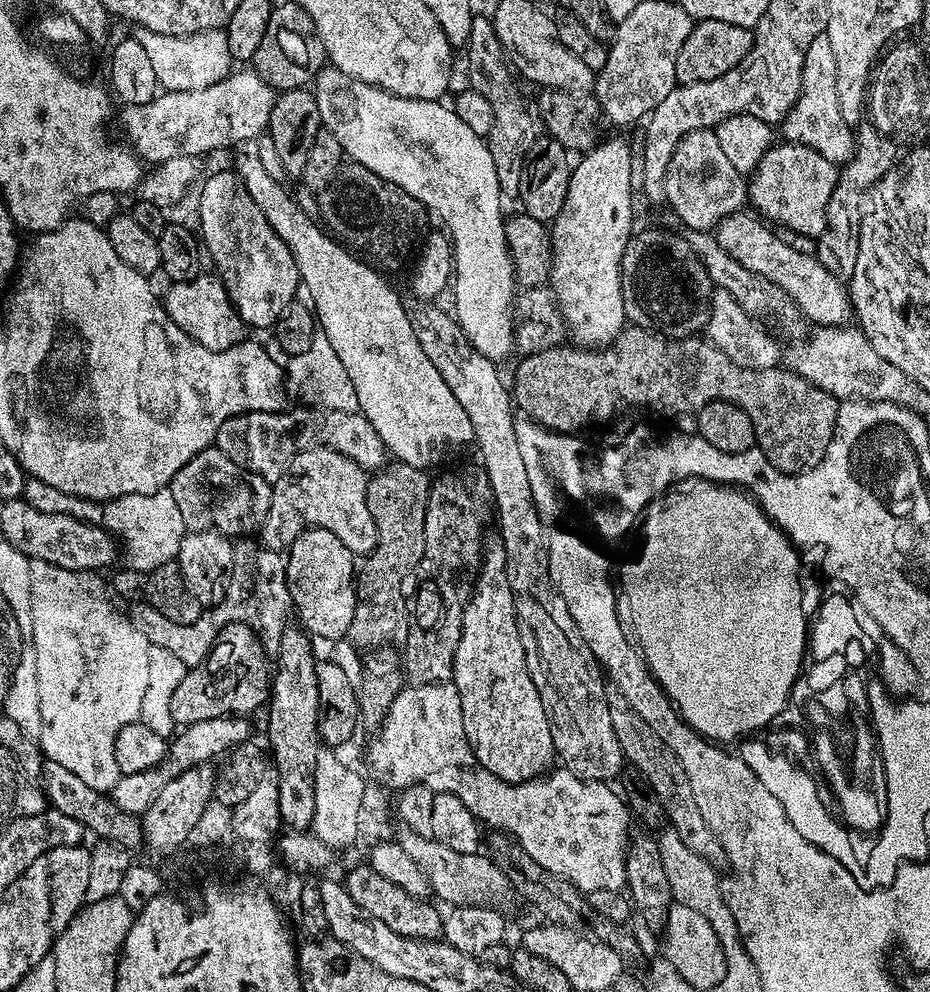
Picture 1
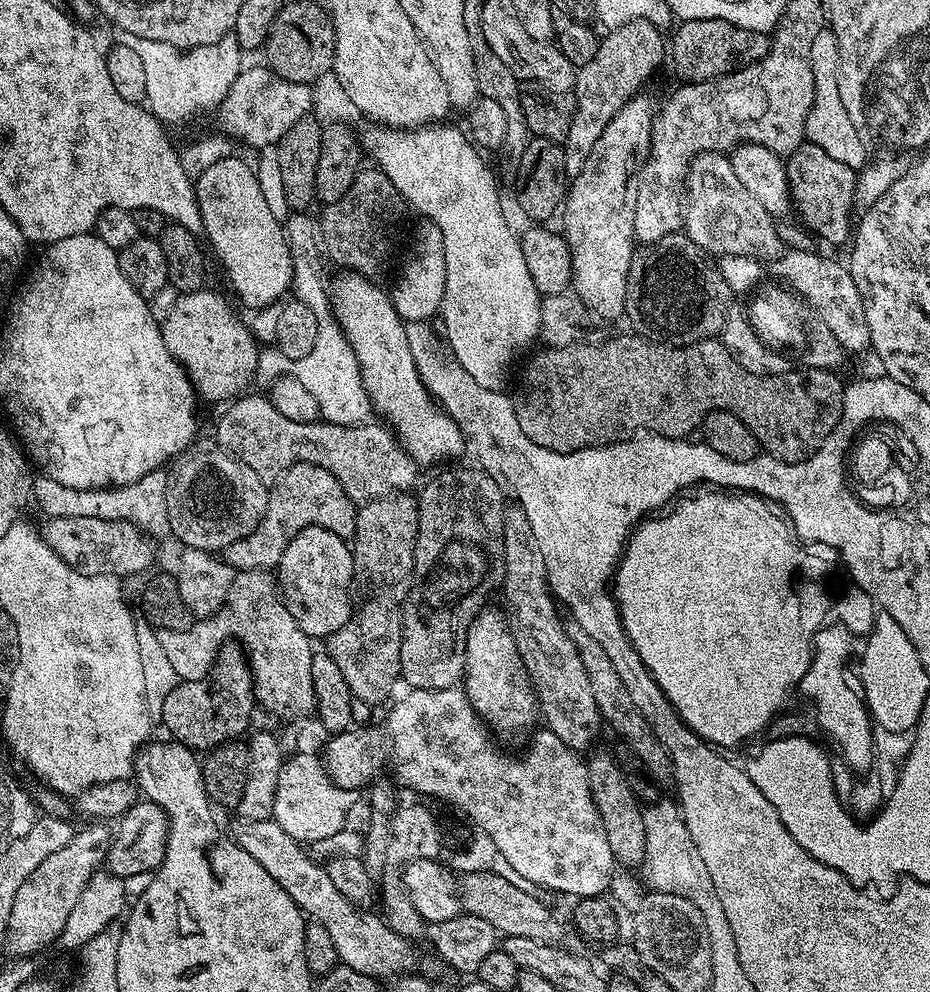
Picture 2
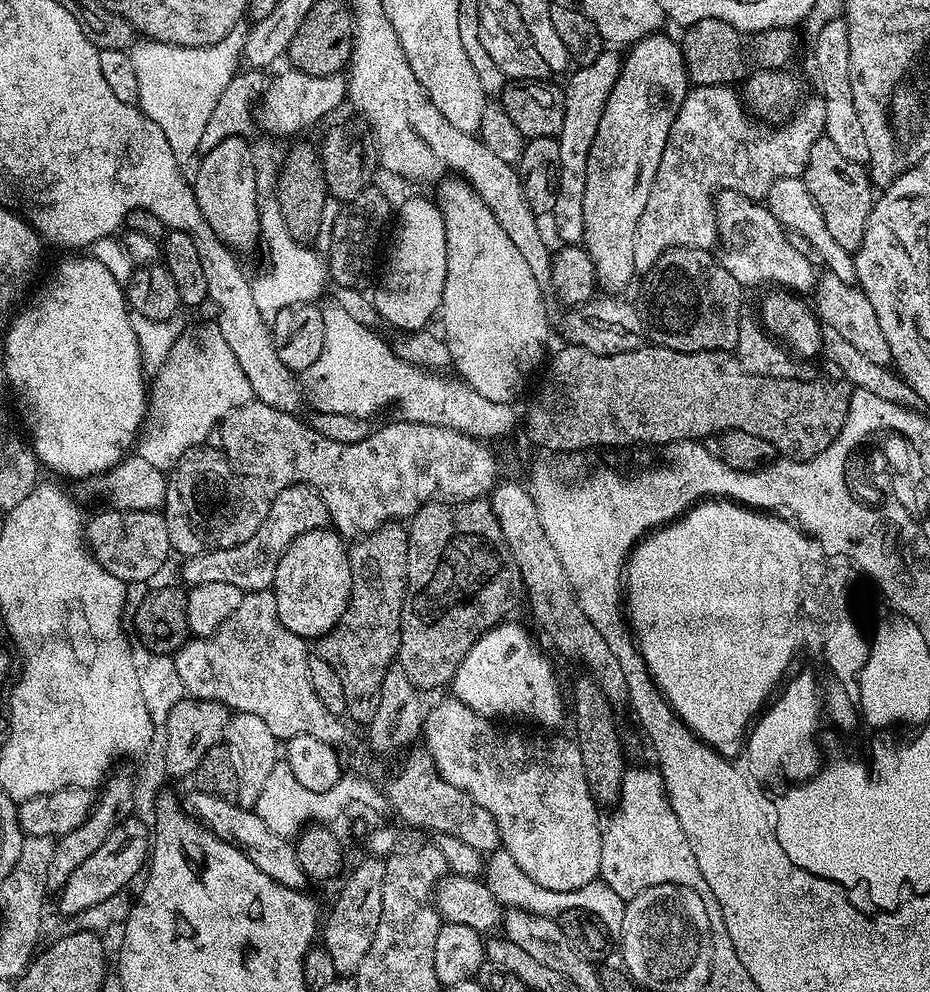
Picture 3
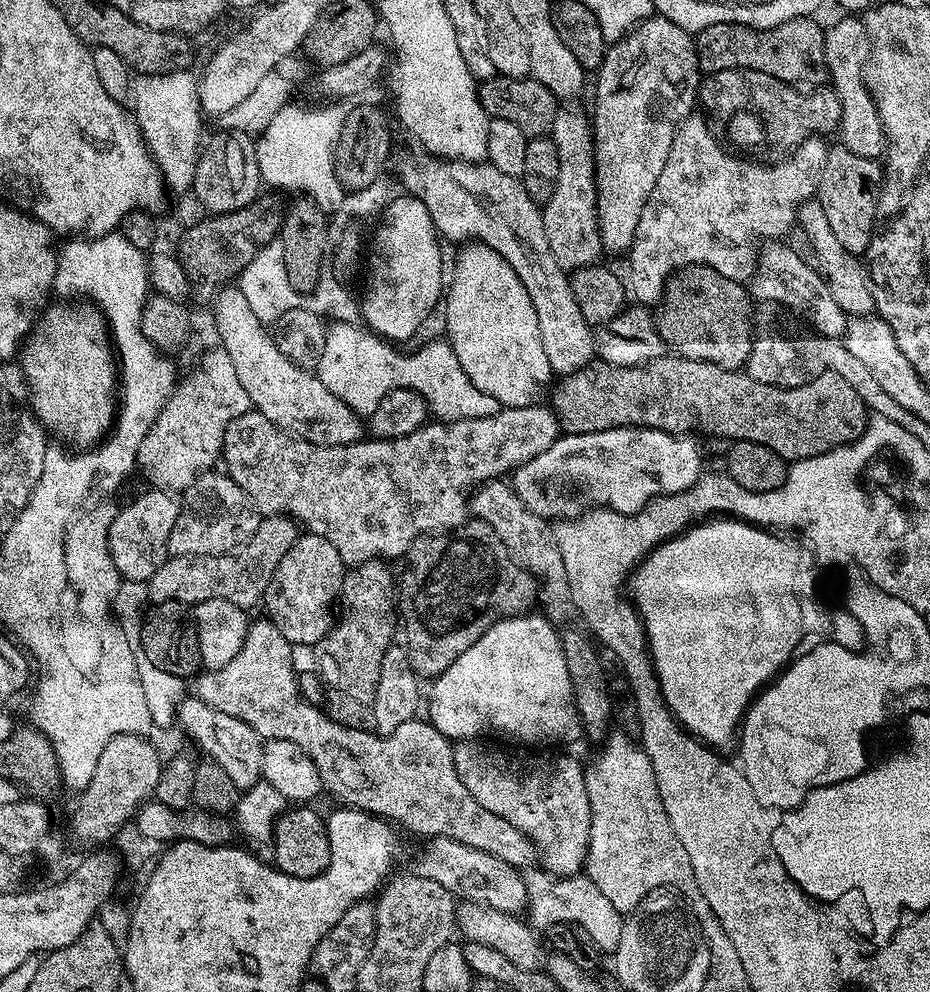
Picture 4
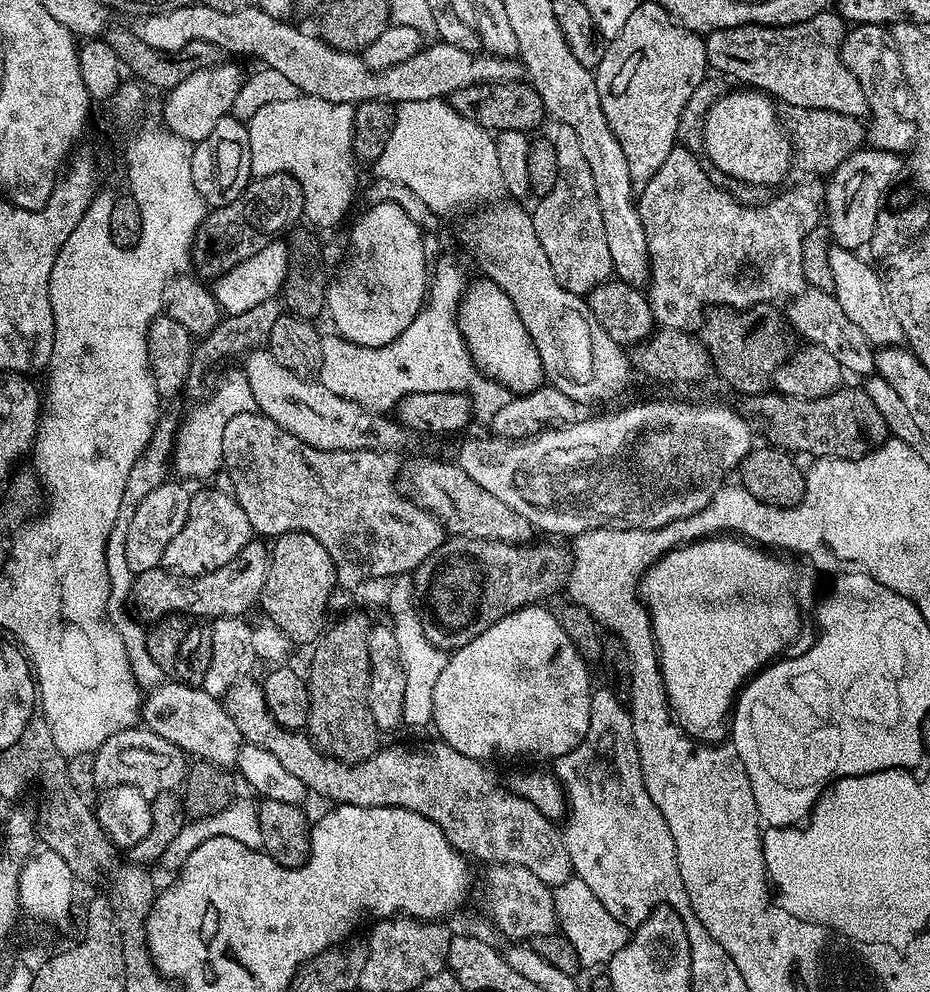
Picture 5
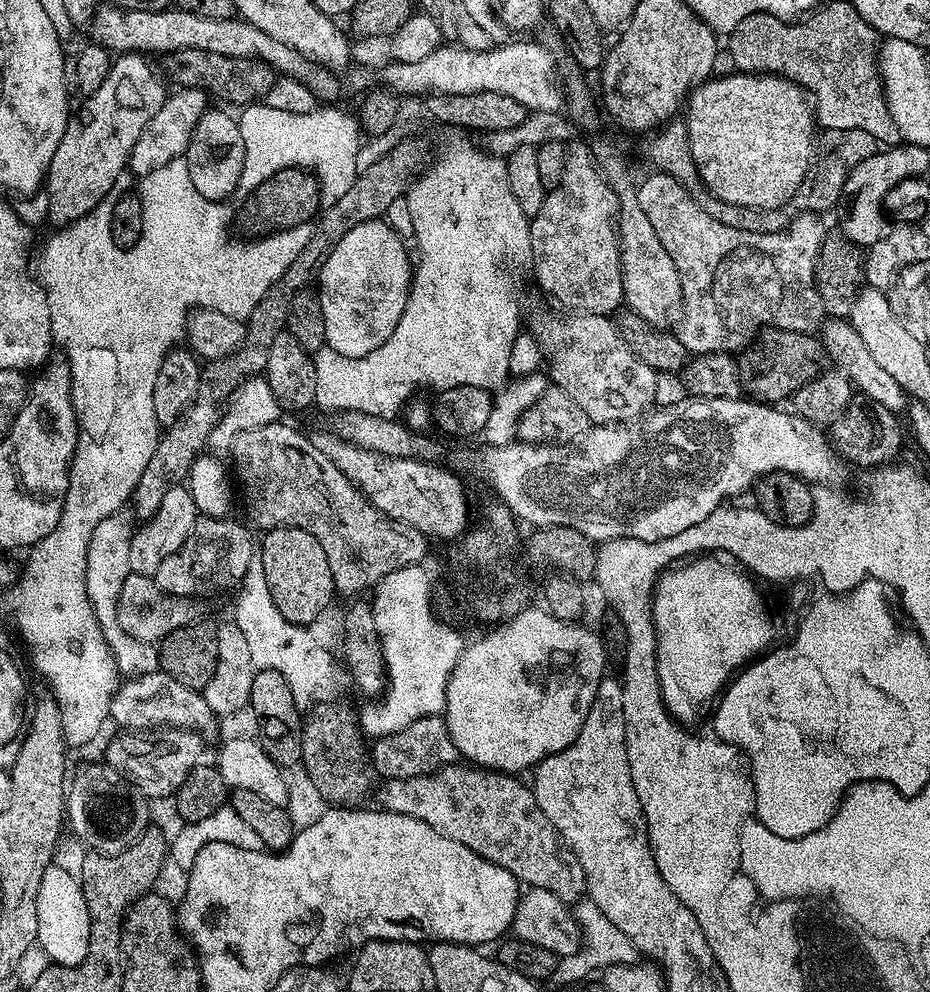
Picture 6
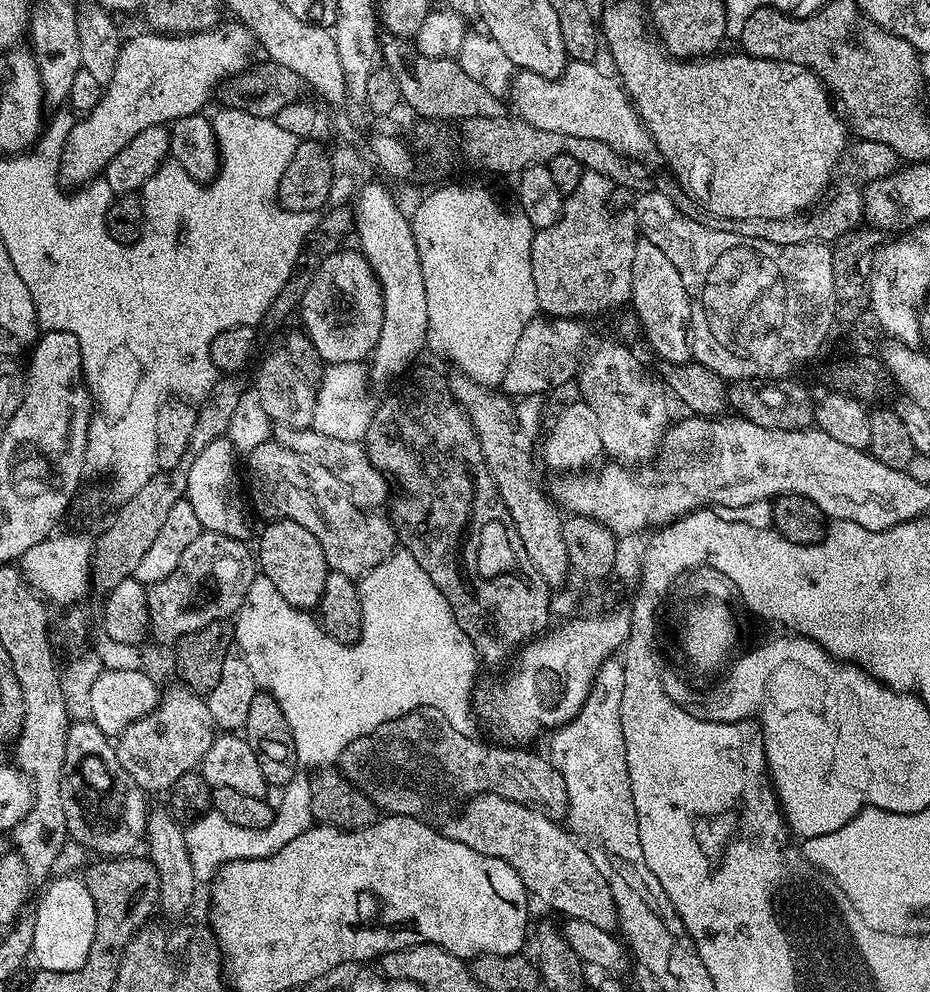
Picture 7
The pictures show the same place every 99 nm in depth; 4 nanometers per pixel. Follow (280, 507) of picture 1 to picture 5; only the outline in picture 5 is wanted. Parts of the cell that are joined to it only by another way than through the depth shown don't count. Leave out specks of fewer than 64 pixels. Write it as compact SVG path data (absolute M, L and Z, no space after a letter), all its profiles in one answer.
M250 542L233 560L226 562L226 566L201 576L178 576L163 566L151 568L135 577L131 607L136 607L135 615L144 622L163 620L165 616L173 614L187 614L192 618L243 617L248 614L244 612L257 607L266 586L269 555L270 548L267 543Z

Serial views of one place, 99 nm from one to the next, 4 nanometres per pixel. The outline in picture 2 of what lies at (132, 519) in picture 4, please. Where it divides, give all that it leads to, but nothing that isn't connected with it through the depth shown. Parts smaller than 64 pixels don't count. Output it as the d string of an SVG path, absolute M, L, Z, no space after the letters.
M53 516L42 524L42 538L58 558L87 576L136 576L152 564L152 540L125 520L103 520L89 516Z

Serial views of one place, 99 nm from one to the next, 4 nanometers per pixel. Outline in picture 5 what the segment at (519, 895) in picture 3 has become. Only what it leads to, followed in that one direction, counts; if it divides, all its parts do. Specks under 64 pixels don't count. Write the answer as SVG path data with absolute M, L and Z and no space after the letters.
M573 876L566 883L557 885L553 895L559 931L575 946L583 967L605 965L628 944L629 927L606 910L586 882Z

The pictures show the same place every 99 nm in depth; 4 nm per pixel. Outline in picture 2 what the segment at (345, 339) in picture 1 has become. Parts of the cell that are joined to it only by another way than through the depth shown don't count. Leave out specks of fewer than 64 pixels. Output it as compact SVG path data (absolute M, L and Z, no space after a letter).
M348 270L340 275L344 276L330 284L332 313L358 358L362 382L373 409L385 416L387 427L417 465L460 458L465 442L462 430L429 395L419 377L407 348L405 321L394 310L391 295L376 285L379 283L358 272Z

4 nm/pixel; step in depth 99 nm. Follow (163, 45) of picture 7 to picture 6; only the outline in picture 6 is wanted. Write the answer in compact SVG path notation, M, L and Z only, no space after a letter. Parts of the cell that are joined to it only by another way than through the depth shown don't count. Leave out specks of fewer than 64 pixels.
M139 52L117 55L110 66L110 74L106 74L106 82L102 82L98 90L87 93L83 97L84 105L71 113L46 181L47 219L53 220L53 225L73 224L110 195L120 171L125 171L138 134L142 134L146 122L150 122L164 104L165 81L148 60L151 59Z

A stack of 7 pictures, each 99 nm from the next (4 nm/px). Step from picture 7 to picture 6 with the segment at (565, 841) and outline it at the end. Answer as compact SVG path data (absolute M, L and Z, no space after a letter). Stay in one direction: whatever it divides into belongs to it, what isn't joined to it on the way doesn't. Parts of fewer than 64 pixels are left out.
M449 762L431 774L415 776L409 780L389 779L385 783L388 785L380 792L379 807L389 812L406 814L410 818L418 818L434 826L434 830L446 834L446 838L454 838L454 842L462 842L462 846L474 850L474 854L510 870L510 874L514 874L521 885L529 889L541 888L550 891L565 902L579 901L586 892L582 866L571 848L561 840L550 818L542 814L531 787L520 780L523 779L512 774L485 770L479 766L465 766L460 762Z

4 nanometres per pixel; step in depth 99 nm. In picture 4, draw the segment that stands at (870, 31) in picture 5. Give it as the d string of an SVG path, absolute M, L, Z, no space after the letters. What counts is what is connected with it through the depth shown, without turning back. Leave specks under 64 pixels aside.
M844 14L841 17L841 20L834 21L832 25L829 23L824 33L824 61L828 67L828 80L842 106L842 118L838 129L839 143L846 150L850 150L850 154L862 154L862 158L880 160L886 152L886 124L876 111L876 103L864 81L866 49L869 47L868 35L859 15Z

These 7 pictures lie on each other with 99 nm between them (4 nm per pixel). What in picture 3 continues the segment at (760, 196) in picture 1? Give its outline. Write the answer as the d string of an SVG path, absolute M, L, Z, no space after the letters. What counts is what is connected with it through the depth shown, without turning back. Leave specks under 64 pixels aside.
M822 135L810 150L810 162L806 162L802 179L814 202L818 202L822 218L826 218L826 226L830 229L834 242L838 242L842 250L855 253L862 242L862 234L866 234L866 222L874 203L874 185L869 169L858 162L850 162L850 158L842 158L841 152L834 147L834 142Z

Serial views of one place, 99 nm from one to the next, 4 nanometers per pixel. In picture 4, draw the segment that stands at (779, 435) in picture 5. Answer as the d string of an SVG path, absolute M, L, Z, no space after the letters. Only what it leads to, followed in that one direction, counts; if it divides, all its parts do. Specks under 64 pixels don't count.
M665 354L658 357L657 360L651 360L649 364L644 364L641 368L638 366L614 366L603 362L593 363L582 372L571 372L569 376L563 377L559 381L560 385L553 387L550 392L550 407L560 419L560 427L568 434L590 434L591 432L601 432L602 430L610 430L611 428L657 428L663 432L671 432L673 434L701 434L700 432L710 432L714 436L725 436L728 442L738 440L749 440L750 442L758 442L762 446L770 446L770 450L774 450L774 454L778 454L785 462L795 462L797 460L805 460L806 458L814 458L818 454L826 454L830 450L840 448L844 444L851 444L853 440L858 439L866 430L870 419L868 408L862 402L862 398L858 398L858 390L854 390L854 386L850 386L850 382L846 382L846 378L842 378L842 374L825 370L822 374L818 374L818 378L814 378L814 382L806 382L806 386L794 386L793 388L779 388L778 386L766 386L766 382L754 382L754 378L748 376L744 370L726 370L722 366L714 366L714 362L698 362L691 360L685 356L677 356L675 354Z

